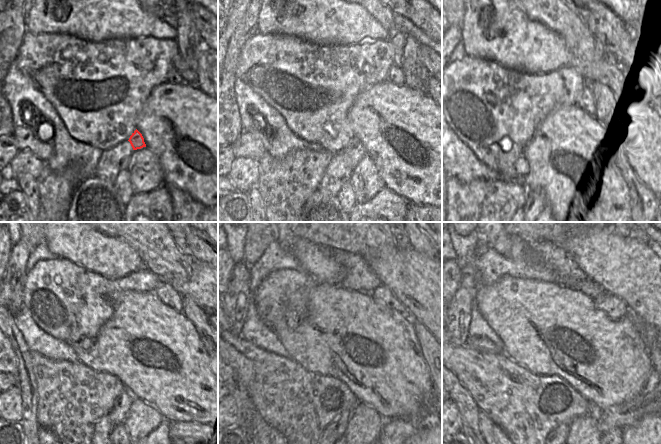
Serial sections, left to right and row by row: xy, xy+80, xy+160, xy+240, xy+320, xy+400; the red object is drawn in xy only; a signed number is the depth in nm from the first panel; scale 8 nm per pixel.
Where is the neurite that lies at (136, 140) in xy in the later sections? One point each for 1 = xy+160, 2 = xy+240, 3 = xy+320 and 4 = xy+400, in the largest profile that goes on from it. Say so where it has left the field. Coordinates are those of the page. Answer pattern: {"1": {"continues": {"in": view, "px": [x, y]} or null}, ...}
{"1": {"continues": {"in": "xy+160", "px": [570, 165]}}, "2": {"continues": {"in": "xy+240", "px": [122, 403]}}, "3": {"continues": {"in": "xy+320", "px": [339, 425]}}, "4": {"continues": {"in": "xy+400", "px": [559, 425]}}}

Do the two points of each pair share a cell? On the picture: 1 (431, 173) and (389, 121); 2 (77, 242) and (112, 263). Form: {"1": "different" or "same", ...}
{"1": "same", "2": "same"}

